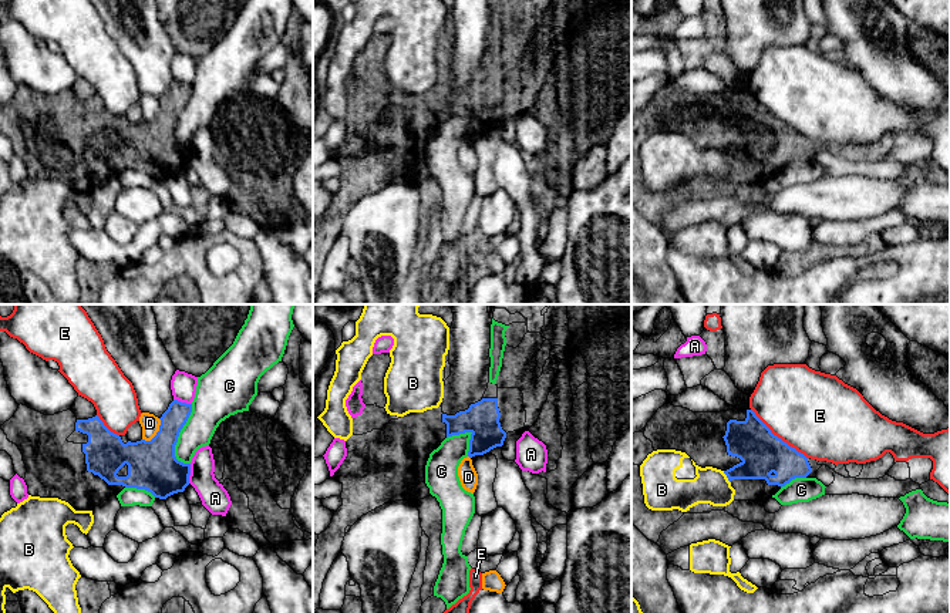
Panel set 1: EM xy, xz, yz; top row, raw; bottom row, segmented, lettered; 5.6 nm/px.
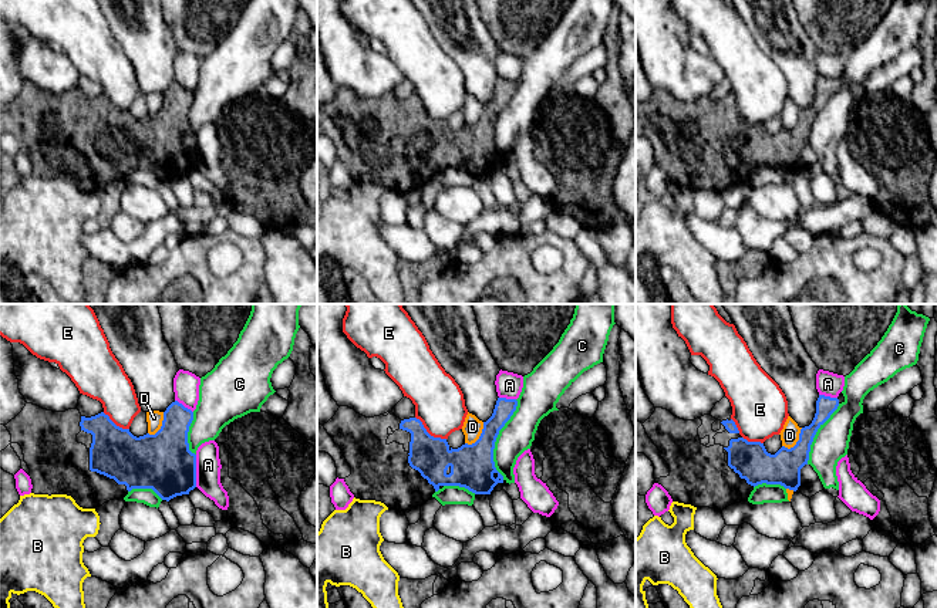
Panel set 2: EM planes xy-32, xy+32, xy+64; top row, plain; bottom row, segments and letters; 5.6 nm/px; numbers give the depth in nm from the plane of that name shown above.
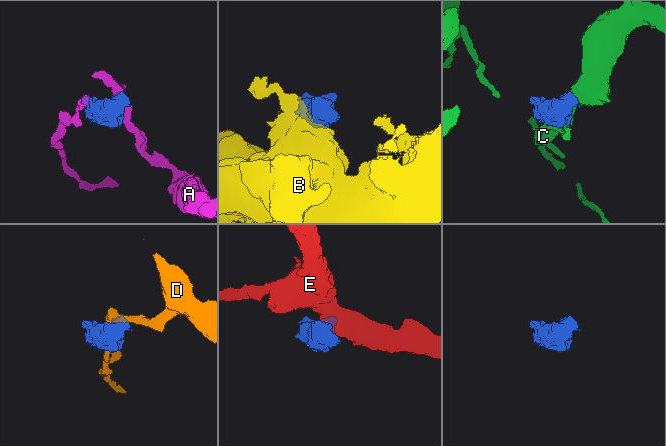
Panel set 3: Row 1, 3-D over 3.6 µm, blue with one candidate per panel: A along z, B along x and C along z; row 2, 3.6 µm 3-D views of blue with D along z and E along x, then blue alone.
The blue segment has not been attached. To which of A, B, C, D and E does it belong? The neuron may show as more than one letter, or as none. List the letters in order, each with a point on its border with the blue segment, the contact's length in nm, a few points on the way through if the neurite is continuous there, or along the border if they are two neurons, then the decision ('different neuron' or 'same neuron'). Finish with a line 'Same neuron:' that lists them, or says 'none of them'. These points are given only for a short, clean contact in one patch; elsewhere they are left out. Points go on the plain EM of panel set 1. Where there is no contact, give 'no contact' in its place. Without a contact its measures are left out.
A: contact xy (189, 155); length 110 nm; different neuron
B: contact yz (727, 158); length 80 nm; border yz (723, 152), (730, 164); different neuron
C: contact xy (178, 117); length 340 nm; different neuron
D: contact xy (157, 114); length 160 nm; different neuron
E: contact yz (777, 118); length 420 nm; border yz (751, 90), (774, 115), (807, 140); different neuron
Same neuron: none of them

